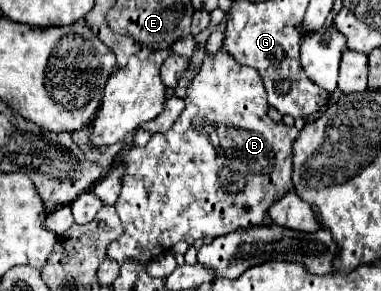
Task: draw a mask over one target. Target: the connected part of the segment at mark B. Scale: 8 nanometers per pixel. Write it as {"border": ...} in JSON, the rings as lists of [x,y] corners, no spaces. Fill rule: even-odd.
{"border":[[[225,51],[213,59],[205,57],[201,71],[187,89],[185,109],[173,127],[165,133],[155,133],[143,149],[133,147],[121,157],[125,173],[115,211],[123,221],[125,235],[109,243],[107,257],[121,265],[125,261],[147,265],[153,257],[169,251],[179,241],[193,245],[197,239],[215,239],[243,227],[271,225],[267,209],[291,189],[291,145],[299,131],[269,119],[267,109],[267,95],[255,69],[235,63]]]}

